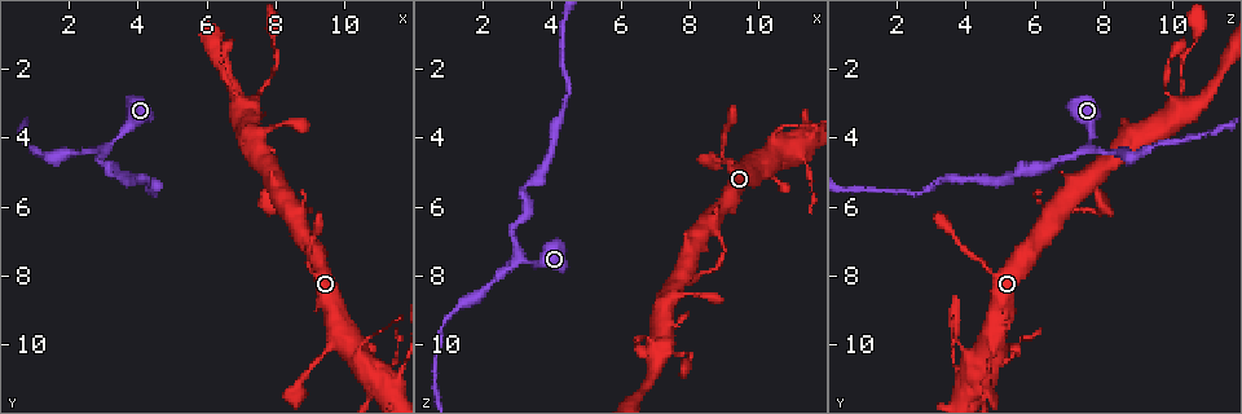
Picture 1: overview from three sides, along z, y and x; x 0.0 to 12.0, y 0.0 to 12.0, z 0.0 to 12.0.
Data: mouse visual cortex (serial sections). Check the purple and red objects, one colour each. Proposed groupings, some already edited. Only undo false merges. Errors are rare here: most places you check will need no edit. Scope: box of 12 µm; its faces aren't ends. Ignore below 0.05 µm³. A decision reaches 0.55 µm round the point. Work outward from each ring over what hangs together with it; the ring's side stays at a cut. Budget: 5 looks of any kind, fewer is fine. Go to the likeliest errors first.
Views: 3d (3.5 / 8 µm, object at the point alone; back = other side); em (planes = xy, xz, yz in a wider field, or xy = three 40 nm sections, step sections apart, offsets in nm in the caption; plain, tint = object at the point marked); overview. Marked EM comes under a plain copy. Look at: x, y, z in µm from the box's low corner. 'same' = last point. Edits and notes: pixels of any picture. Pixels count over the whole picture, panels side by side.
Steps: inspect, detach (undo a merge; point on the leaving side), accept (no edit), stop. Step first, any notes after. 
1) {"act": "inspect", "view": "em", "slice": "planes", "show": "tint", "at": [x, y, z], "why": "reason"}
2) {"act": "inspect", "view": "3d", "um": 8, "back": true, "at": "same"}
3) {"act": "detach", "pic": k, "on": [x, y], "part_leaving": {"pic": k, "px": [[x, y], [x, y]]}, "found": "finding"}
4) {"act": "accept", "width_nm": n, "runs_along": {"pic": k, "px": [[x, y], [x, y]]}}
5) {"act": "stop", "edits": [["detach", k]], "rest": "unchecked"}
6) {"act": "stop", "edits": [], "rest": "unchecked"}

{"act": "inspect", "view": "3d", "um": 3.5, "at": [3.2, 4.1, 7.6], "why": "arms part here"}

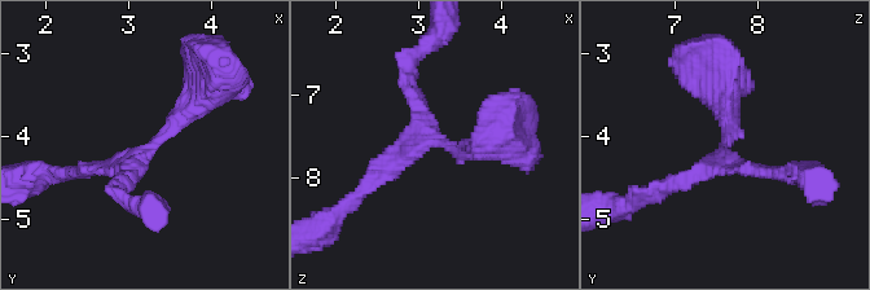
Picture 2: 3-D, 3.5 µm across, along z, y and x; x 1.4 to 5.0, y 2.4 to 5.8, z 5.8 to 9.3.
{"act": "inspect", "view": "em", "slice": "xy", "step": 1, "show": "tint", "at": [3.20, 4.20, 7.55], "arms": 3, "arm_widths_nm": [200, 200, 300]}

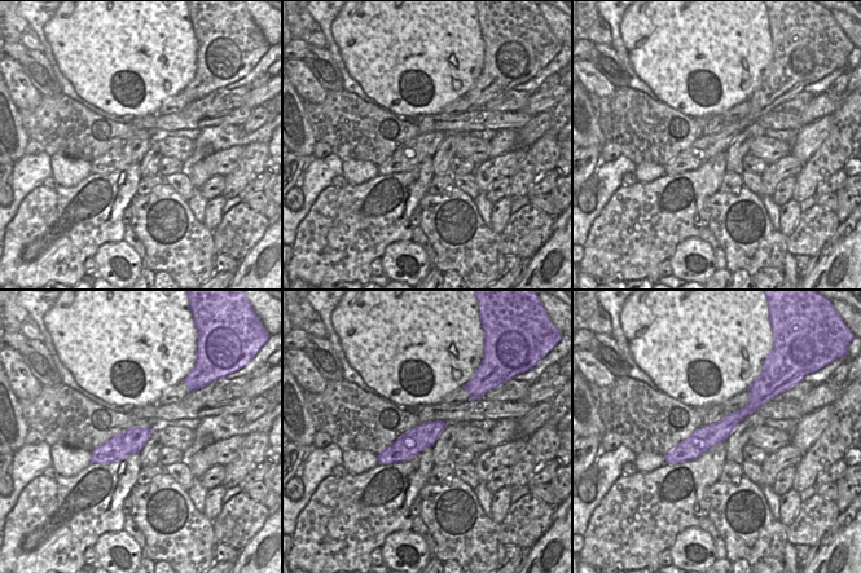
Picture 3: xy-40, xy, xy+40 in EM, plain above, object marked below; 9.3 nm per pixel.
{"act": "accept", "runs_along": {"pic": 3, "px": [[761, 401], [668, 461]]}, "found": "all the same cell"}

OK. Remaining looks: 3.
{"act": "inspect", "view": "3d", "um": 3.5, "at": [7.9, 2.1, 10.2]}

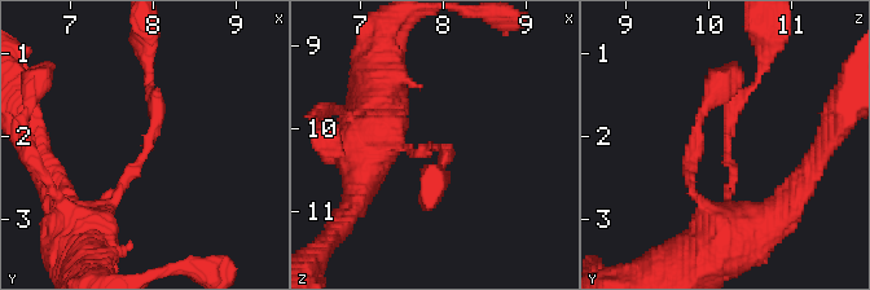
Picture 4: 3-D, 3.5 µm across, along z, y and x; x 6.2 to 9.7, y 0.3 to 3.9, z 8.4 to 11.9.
{"act": "inspect", "view": "em", "slice": "xy", "step": 1, "show": "tint", "at": [7.95, 2.05, 10.25], "arm_widths_nm": [100, 150], "why": "need the tissue"}

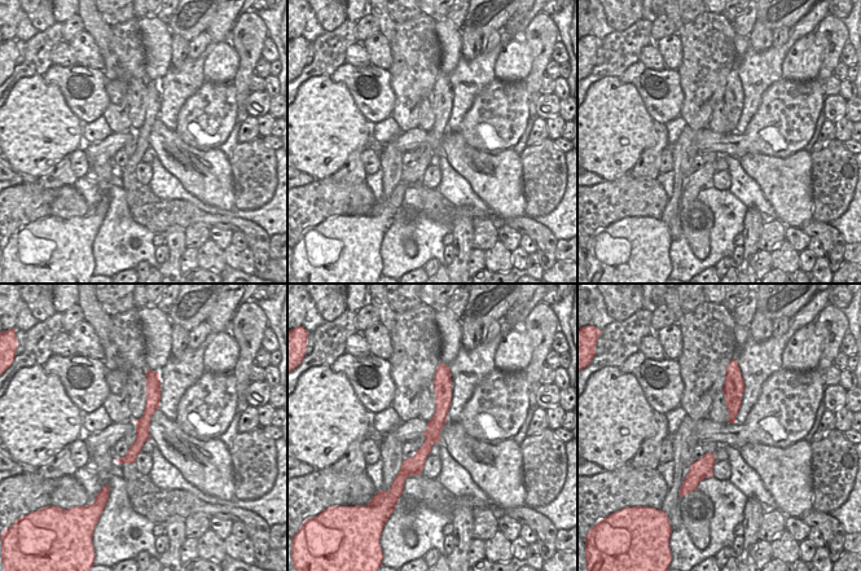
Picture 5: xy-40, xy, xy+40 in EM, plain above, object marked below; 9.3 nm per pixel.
{"act": "accept", "runs_along": {"pic": 4, "px": [[105, 211], [156, 127], [148, 64]]}, "found": "one cell here"}

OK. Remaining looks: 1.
{"act": "stop", "edits": [], "rest": "unchecked"}

